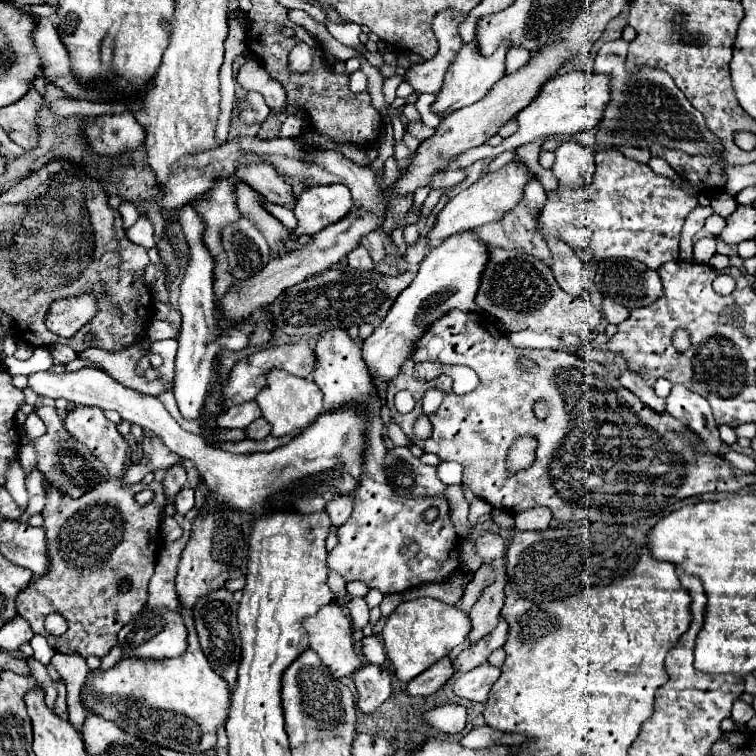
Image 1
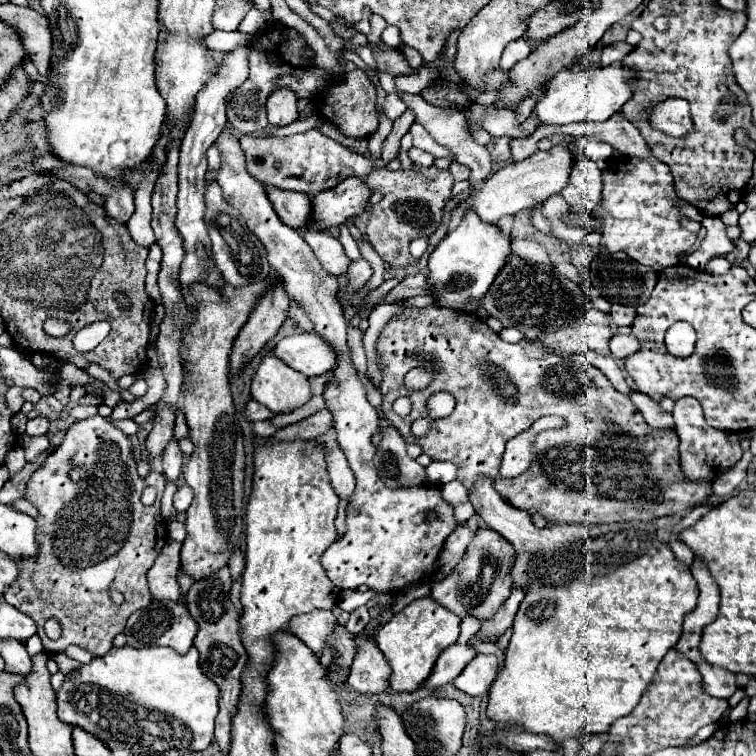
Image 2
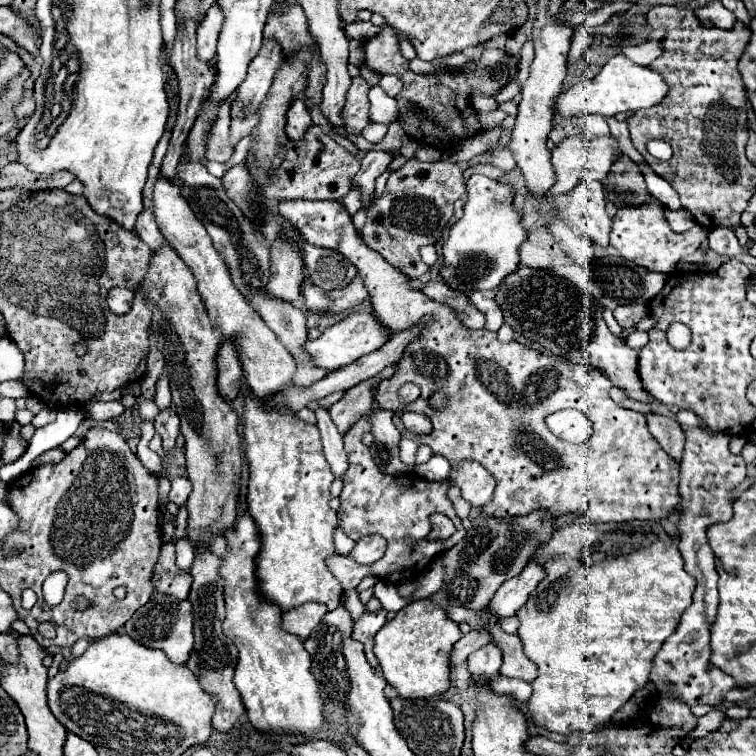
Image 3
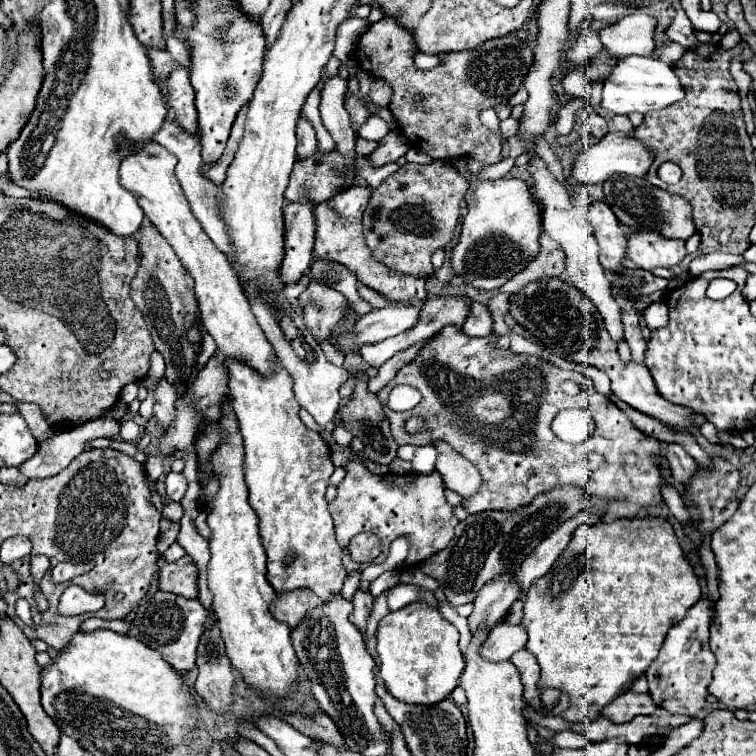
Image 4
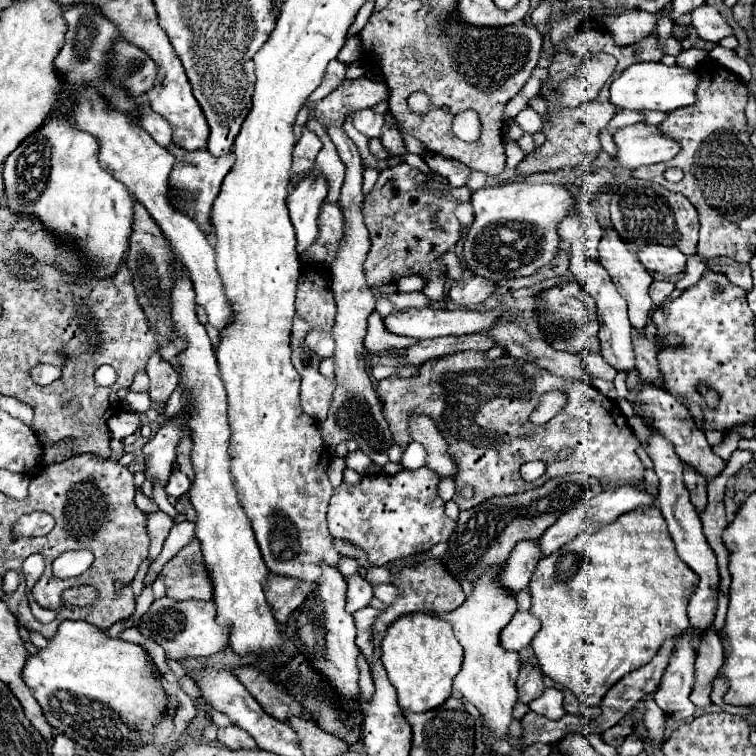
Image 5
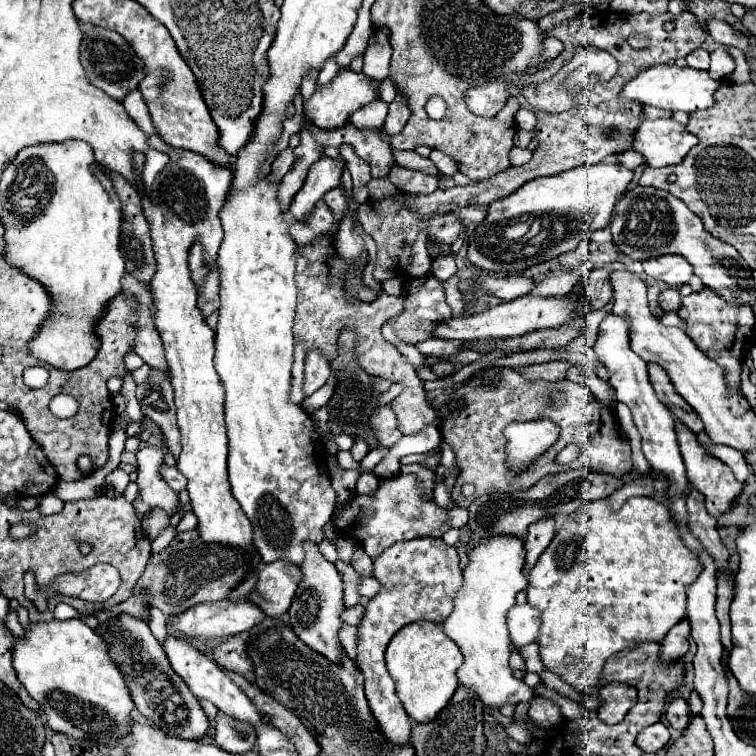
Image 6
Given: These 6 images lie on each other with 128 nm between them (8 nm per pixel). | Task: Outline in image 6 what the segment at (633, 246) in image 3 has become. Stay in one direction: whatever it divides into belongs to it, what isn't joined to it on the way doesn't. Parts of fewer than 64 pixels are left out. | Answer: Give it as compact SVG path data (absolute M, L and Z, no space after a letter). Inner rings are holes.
M662 256L642 262L644 272L668 286L684 286L690 282L692 266L682 256Z

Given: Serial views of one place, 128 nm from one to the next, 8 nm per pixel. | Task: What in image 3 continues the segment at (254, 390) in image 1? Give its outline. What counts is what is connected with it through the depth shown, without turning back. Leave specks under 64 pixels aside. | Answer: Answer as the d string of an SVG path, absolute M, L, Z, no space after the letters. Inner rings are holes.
M354 312L354 314L346 316L344 320L340 320L338 324L326 328L320 338L308 340L306 350L310 352L310 356L314 358L314 362L318 366L328 368L328 370L340 370L340 368L352 364L354 360L358 360L362 354L370 354L370 352L374 352L374 348L380 348L388 340L388 336L390 336L390 332L384 326L380 326L380 320L374 314Z

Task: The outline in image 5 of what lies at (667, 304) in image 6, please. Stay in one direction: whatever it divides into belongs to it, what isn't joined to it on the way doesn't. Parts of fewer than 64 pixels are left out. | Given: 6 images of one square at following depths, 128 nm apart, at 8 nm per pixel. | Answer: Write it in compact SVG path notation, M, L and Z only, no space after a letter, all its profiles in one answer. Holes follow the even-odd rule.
M664 280L654 282L652 288L650 288L650 298L654 302L654 308L658 308L672 294L672 290L674 290L674 284L672 282L664 282Z

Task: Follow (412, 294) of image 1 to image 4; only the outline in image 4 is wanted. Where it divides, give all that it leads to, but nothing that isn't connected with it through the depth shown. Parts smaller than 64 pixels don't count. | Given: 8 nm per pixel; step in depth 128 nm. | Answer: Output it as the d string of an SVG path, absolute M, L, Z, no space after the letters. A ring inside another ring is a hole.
M472 178L466 204L468 214L462 222L460 242L452 252L452 268L468 284L482 290L496 290L540 254L540 204L532 200L526 182L516 178L488 182Z

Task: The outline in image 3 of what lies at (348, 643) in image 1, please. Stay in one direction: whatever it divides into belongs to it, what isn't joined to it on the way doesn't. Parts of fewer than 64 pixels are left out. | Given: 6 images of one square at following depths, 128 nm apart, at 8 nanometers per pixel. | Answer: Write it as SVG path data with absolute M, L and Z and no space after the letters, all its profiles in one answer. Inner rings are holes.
M308 602L308 604L302 604L300 608L284 610L282 628L304 640L304 636L310 636L310 632L320 624L320 620L326 612L328 612L328 608L324 608L324 604L316 604L316 602Z

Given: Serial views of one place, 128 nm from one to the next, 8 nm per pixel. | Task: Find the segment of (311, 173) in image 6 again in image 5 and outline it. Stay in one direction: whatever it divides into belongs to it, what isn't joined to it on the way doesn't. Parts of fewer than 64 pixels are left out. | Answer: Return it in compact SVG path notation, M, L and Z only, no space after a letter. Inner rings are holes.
M314 172L312 176L308 176L300 184L296 184L286 198L290 218L292 218L292 224L294 224L294 230L296 230L300 254L308 246L312 246L312 242L318 236L316 220L318 220L320 206L324 204L326 192L328 192L326 178L320 172Z

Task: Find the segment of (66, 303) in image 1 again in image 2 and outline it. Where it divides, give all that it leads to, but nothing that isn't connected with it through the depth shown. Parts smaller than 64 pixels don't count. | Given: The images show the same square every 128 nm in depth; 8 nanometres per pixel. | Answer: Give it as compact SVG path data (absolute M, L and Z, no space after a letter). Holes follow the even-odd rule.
M46 320L44 324L44 332L50 336L64 336L68 334L68 330L70 330L70 324L62 320Z

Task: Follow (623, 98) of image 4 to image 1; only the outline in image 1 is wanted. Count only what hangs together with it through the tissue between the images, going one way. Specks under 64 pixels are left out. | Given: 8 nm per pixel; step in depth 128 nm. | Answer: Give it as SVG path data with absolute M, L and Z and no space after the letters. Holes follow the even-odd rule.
M580 70L568 72L564 76L554 76L544 84L542 92L534 98L534 102L516 114L516 122L518 122L516 134L512 134L510 138L504 138L504 142L499 146L483 144L472 148L470 152L462 152L462 156L450 160L450 164L452 164L452 168L468 168L476 160L484 160L482 156L496 158L498 154L514 150L540 136L576 134L582 128L594 128L602 120L608 100L610 100L610 76L608 74L596 74L596 72L590 74L590 72Z

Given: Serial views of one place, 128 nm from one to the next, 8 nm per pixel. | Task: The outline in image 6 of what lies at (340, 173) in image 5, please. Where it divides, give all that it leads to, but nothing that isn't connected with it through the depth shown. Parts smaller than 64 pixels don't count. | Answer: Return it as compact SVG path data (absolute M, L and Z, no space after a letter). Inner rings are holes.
M336 186L334 190L326 192L326 196L324 196L324 202L330 206L330 210L332 210L332 216L336 216L336 224L340 224L340 220L344 218L344 212L348 210L346 196L344 196L344 190L342 190L342 186Z

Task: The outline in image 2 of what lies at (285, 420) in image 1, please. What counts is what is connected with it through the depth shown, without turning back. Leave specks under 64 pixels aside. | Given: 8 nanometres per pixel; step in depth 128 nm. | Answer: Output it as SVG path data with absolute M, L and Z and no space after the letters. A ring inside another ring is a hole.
M272 350L266 352L252 376L252 398L258 400L260 404L264 404L266 408L270 408L276 414L284 414L284 412L292 412L296 408L300 408L302 404L306 404L312 394L310 394L310 384L308 378L302 372L296 372L294 368L290 368L288 364L284 364L278 356L272 356Z

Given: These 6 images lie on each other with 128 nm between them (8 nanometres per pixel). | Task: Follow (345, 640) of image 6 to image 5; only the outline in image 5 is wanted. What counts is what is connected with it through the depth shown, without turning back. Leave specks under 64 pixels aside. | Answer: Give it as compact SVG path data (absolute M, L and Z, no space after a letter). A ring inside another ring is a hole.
M363 654L358 657L358 668L360 670L359 687L361 690L361 697L368 702L374 694L374 684L370 673L370 667Z

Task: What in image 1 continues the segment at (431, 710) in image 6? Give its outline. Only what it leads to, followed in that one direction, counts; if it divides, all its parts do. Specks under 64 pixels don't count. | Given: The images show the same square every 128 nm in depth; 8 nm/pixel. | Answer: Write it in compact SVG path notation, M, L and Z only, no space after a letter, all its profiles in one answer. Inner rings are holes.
M416 598L402 602L386 620L382 630L388 660L400 682L410 682L428 666L444 658L454 646L462 644L470 630L470 620L456 608L434 598Z

